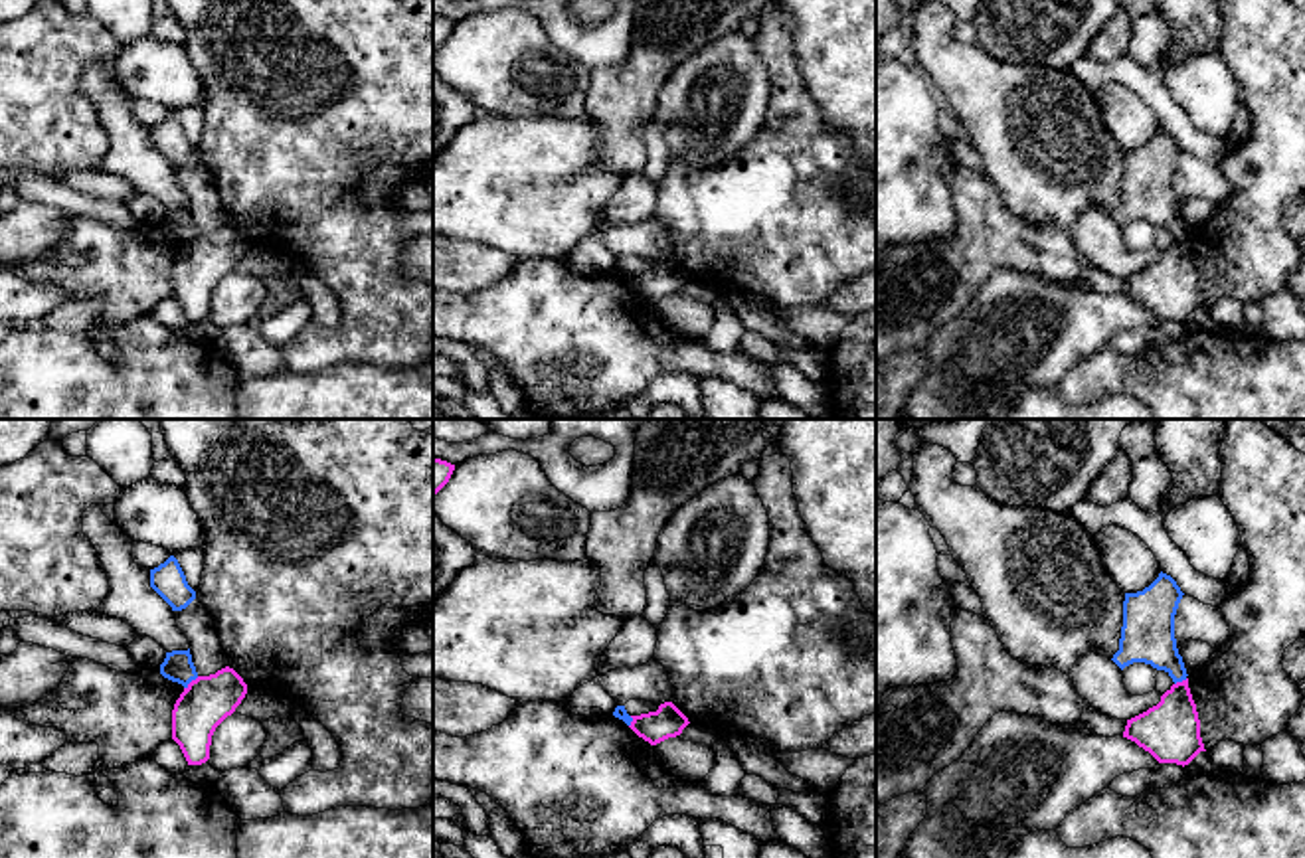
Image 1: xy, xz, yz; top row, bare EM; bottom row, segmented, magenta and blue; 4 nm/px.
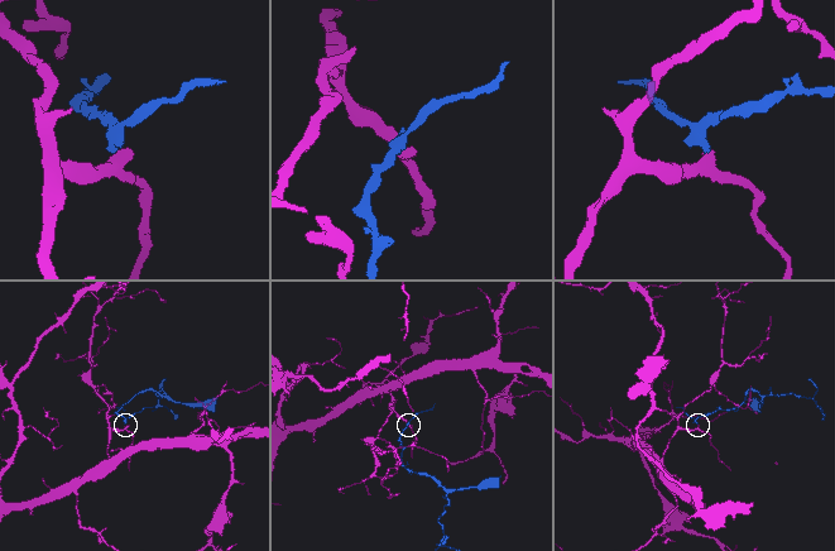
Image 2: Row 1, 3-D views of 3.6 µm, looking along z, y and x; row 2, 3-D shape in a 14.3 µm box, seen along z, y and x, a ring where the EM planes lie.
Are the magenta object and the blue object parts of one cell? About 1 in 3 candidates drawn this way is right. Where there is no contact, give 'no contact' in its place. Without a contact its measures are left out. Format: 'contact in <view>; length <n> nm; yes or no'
contact in xy; length 80 nm; no

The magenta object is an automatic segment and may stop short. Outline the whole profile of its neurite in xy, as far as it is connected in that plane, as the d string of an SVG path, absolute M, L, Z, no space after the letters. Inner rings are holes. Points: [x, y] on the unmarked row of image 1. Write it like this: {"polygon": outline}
{"polygon": "M229 223L192 237L172 267L172 297L180 302L188 322L210 316L216 285L235 269L247 251L247 241Z"}

